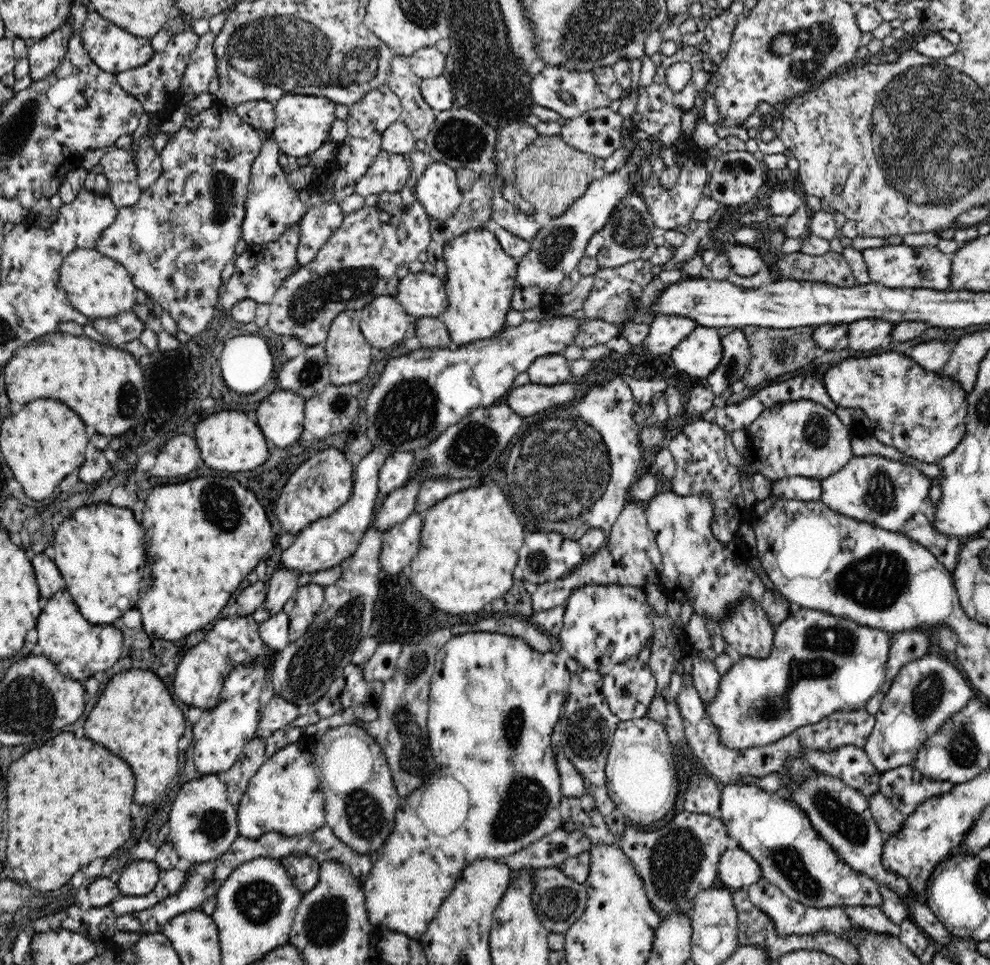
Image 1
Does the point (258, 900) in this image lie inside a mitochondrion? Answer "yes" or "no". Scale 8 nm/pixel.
yes

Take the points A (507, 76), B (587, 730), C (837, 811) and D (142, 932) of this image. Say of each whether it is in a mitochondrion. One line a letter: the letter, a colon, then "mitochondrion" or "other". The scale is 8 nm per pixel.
A: mitochondrion
B: mitochondrion
C: mitochondrion
D: other

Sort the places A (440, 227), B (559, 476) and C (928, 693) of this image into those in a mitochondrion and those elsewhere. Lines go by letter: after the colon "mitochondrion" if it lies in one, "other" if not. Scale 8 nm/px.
A: other
B: mitochondrion
C: mitochondrion

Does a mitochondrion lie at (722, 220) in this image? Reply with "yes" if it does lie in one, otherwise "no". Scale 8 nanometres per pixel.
no

